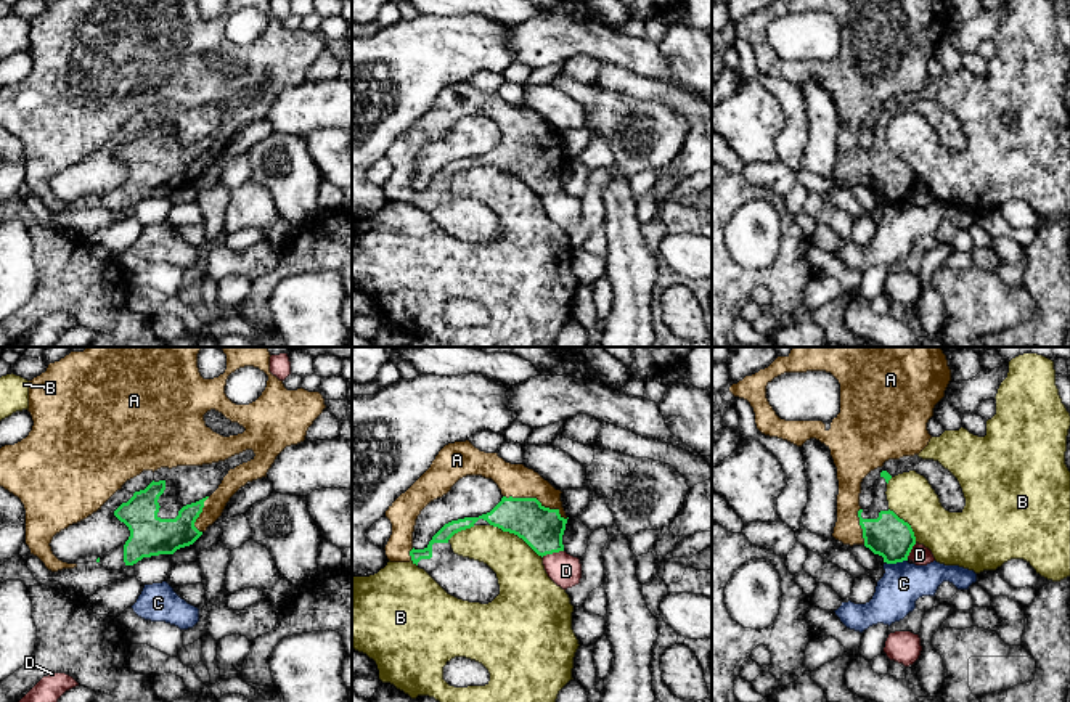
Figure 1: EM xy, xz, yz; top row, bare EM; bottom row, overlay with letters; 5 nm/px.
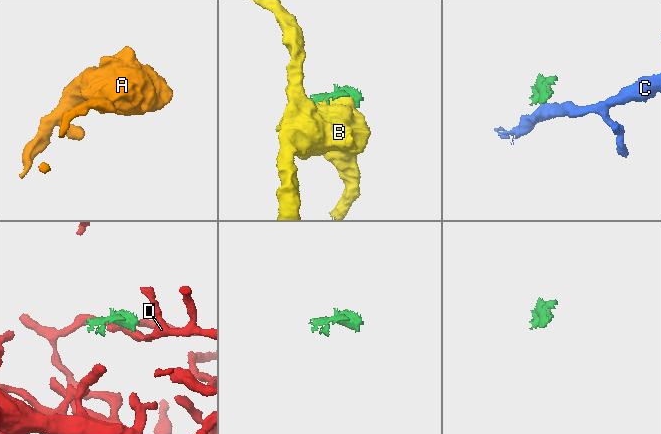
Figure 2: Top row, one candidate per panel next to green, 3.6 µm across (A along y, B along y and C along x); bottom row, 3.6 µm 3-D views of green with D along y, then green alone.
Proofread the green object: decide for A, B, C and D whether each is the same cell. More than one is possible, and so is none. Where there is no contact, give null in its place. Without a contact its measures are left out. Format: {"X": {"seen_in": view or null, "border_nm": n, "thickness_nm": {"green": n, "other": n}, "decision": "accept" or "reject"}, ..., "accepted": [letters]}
{"A": {"seen_in": "xz", "border_nm": 340, "thickness_nm": {"green": 220, "other": 170}, "decision": "accept"}, "B": {"seen_in": "xz", "border_nm": 300, "thickness_nm": {"green": 220, "other": 240}, "decision": "reject"}, "C": {"seen_in": "yz", "border_nm": 110, "thickness_nm": {"green": 220, "other": 220}, "decision": "reject"}, "D": {"seen_in": "xz", "border_nm": 120, "thickness_nm": {"green": 220, "other": 160}, "decision": "reject"}, "accepted": ["A"]}

